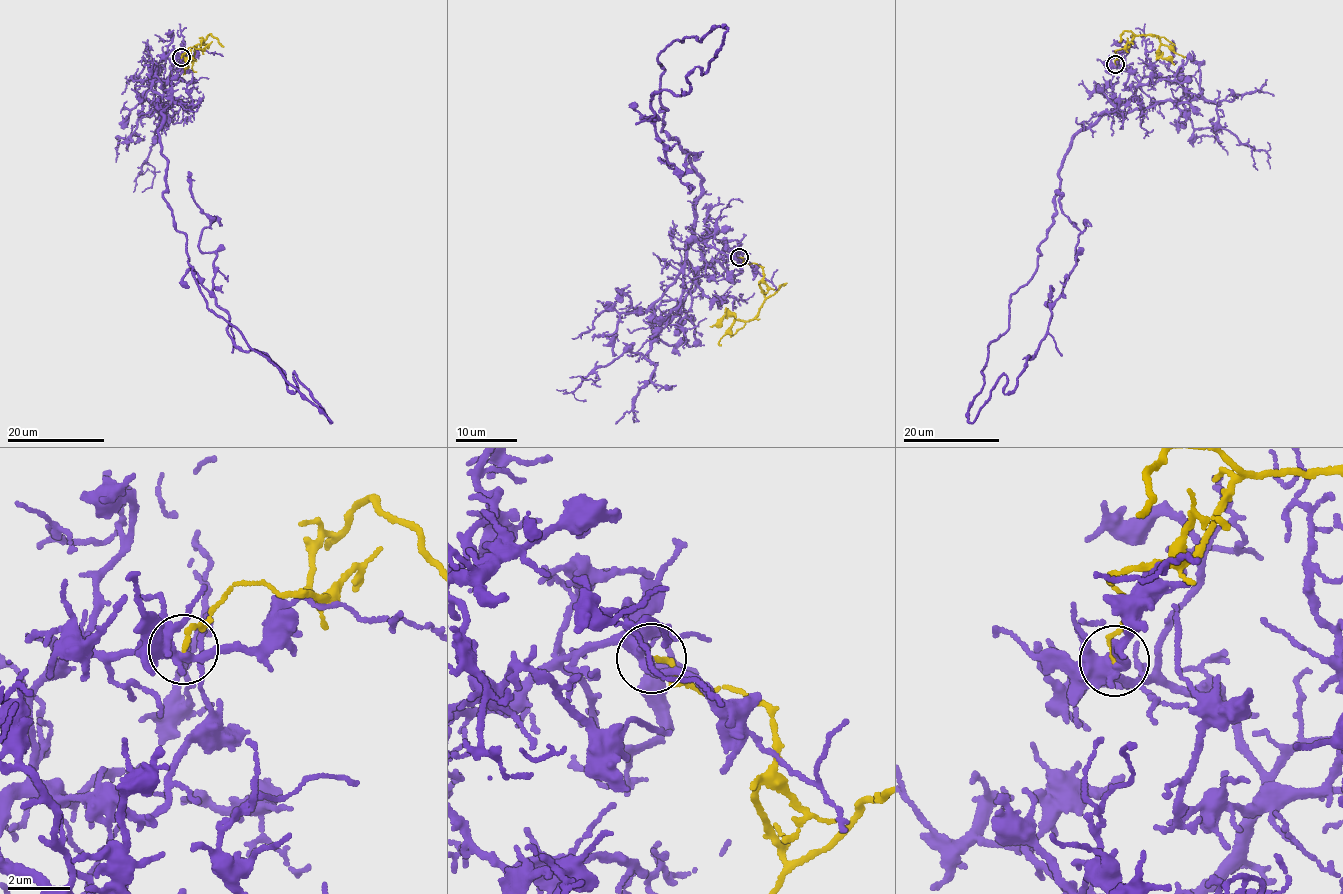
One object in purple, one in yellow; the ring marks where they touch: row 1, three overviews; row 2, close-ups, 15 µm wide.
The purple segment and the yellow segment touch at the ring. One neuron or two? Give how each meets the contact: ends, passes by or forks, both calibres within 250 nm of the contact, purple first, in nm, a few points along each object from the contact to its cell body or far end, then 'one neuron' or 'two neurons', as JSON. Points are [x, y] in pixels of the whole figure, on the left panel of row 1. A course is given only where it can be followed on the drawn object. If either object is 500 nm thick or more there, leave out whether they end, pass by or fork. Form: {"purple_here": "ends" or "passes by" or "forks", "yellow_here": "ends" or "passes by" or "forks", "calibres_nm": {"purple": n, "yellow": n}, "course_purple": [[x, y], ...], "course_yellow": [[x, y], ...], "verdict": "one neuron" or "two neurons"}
{"purple_here": "passes by", "yellow_here": "ends", "calibres_nm": {"purple": 360, "yellow": 150}, "course_purple": [[180, 57], [151, 87], [163, 198], [192, 277], [331, 421], [295, 376], [291, 392], [235, 344], [188, 171]], "course_yellow": [[181, 57], [189, 47], [202, 50], [201, 42], [205, 41], [196, 46], [191, 66], [196, 71]], "verdict": "two neurons"}

